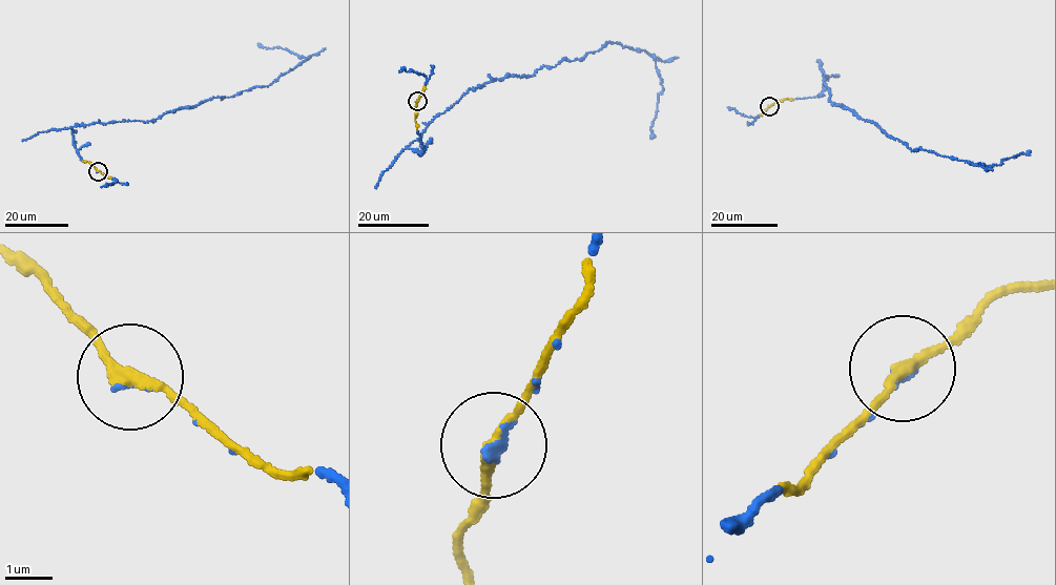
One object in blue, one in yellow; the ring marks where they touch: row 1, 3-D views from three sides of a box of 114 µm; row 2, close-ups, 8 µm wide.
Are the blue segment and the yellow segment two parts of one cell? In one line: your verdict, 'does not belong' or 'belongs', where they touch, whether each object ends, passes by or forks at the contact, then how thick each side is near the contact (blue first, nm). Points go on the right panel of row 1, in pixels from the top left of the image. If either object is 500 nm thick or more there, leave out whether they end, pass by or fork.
belongs; at (769, 106); blue ends there; yellow passes by; 150 nm thick on the blue side, 240 nm on the other

